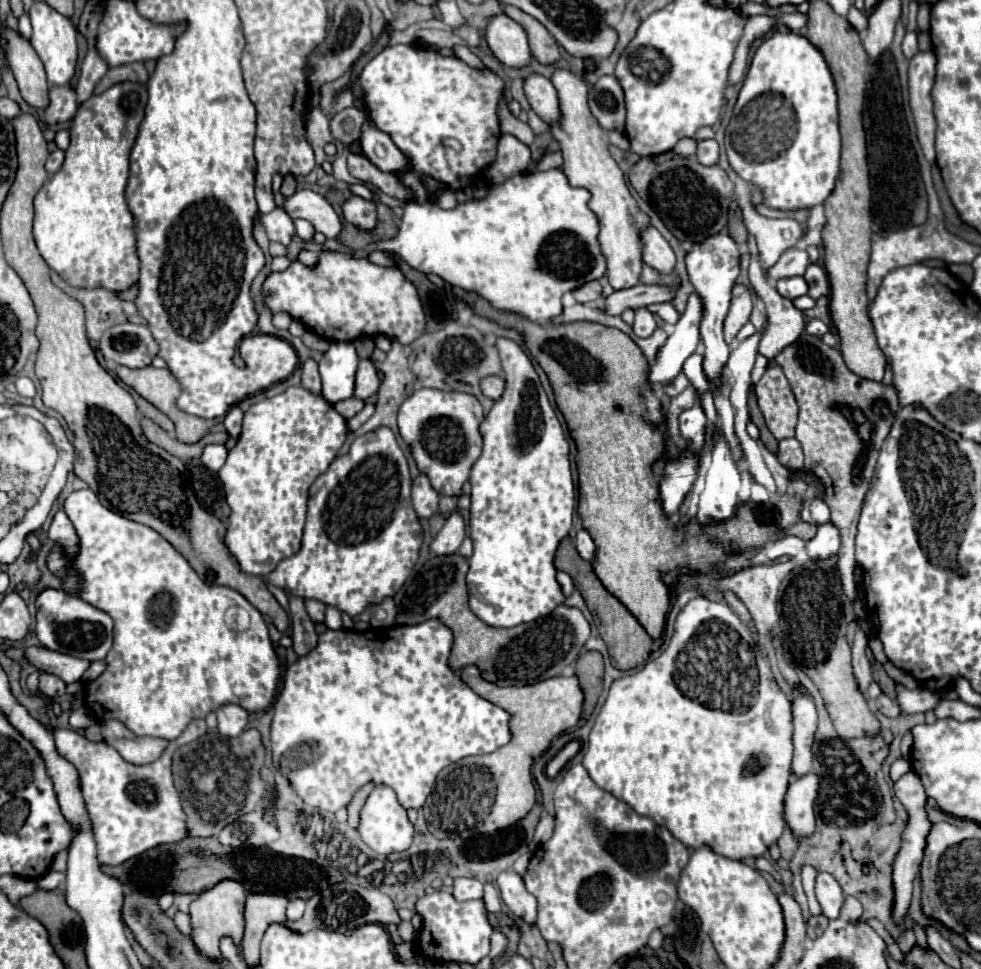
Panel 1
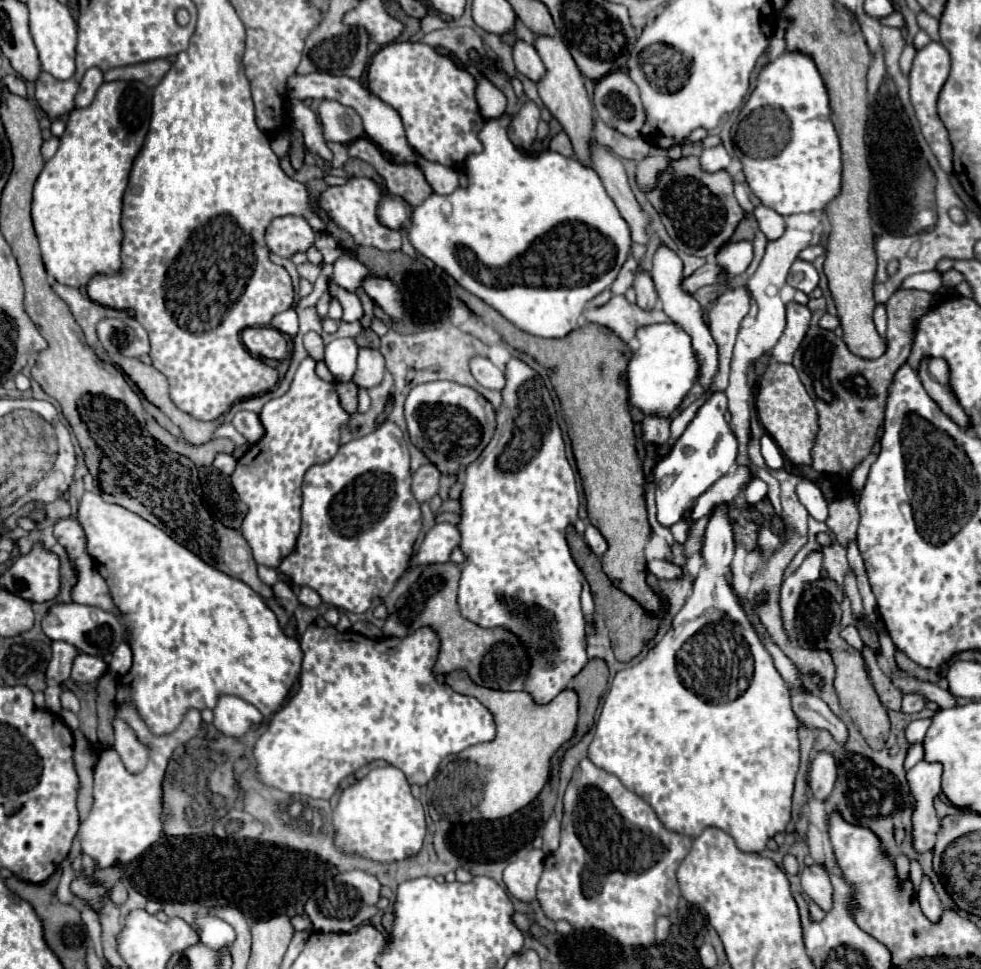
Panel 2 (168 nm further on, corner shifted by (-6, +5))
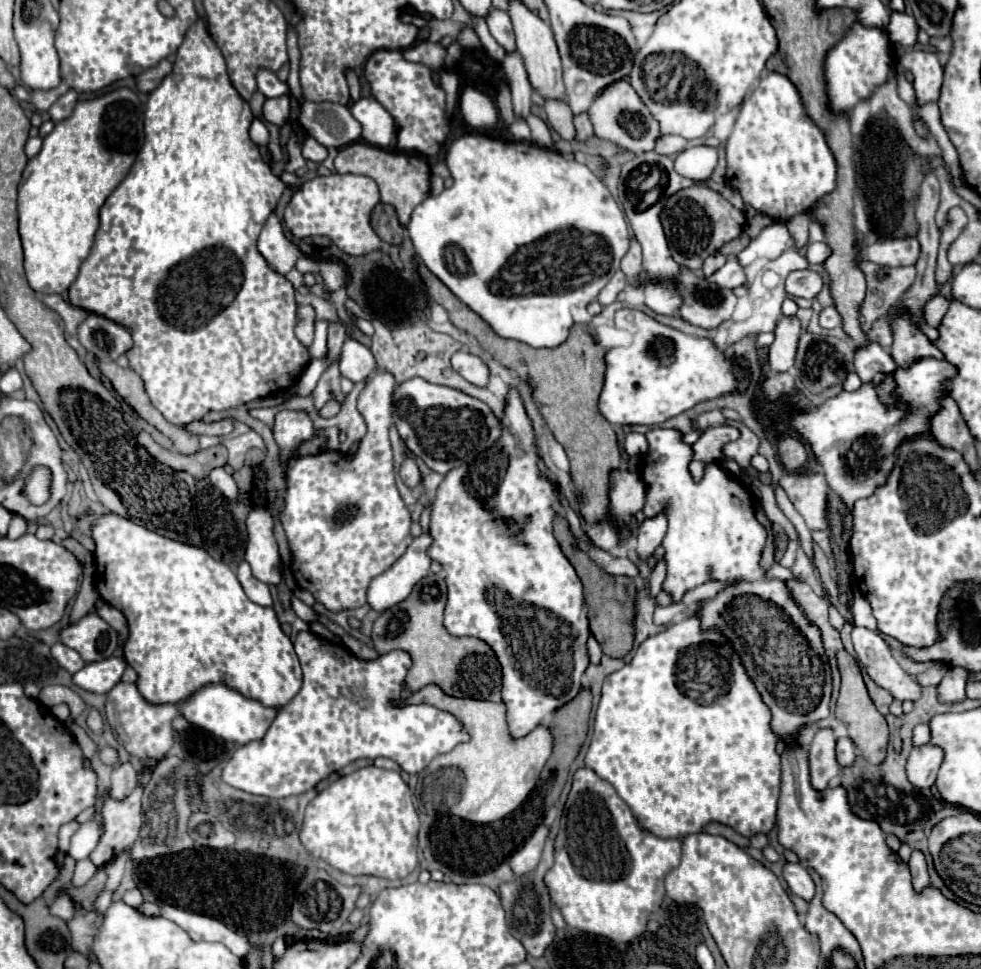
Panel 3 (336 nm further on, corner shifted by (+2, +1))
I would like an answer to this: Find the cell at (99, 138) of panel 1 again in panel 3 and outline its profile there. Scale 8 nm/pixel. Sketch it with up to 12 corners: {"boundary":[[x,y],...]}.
{"boundary":[[119,87],[29,159],[19,235],[33,291],[65,293],[143,143]]}

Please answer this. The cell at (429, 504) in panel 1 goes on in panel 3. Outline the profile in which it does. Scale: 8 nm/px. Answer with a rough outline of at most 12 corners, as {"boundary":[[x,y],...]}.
{"boundary":[[413,459],[403,461],[399,475],[409,489],[423,479]]}

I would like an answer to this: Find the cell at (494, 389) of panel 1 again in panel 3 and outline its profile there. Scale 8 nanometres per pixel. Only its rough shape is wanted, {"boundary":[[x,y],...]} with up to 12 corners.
{"boundary":[[457,351],[451,365],[475,387],[487,387],[489,369],[477,355]]}

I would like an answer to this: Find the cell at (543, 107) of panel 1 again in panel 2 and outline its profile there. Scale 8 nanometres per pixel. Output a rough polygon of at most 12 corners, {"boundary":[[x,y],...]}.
{"boundary":[[517,39],[513,61],[531,81],[541,79],[545,65],[533,45]]}

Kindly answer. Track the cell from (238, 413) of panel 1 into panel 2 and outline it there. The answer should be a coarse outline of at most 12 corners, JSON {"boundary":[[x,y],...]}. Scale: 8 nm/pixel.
{"boundary":[[239,411],[233,427],[253,445],[261,441],[265,429],[259,415]]}

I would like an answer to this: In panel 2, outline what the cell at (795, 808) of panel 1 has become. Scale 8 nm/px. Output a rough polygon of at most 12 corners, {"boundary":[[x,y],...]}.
{"boundary":[[819,751],[811,761],[809,787],[827,799],[837,781],[835,757]]}

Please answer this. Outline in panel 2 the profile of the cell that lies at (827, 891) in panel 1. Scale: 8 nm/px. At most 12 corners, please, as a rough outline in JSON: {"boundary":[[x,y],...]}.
{"boundary":[[821,865],[801,871],[801,887],[823,911],[833,887]]}

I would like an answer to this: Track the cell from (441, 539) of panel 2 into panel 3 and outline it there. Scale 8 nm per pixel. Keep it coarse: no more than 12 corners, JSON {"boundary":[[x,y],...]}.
{"boundary":[[429,533],[371,581],[367,601],[385,611],[429,573]]}

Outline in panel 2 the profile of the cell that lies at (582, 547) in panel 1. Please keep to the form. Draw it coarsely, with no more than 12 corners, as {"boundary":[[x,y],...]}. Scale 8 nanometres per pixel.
{"boundary":[[587,525],[585,541],[597,557],[607,551],[607,541],[593,525]]}

